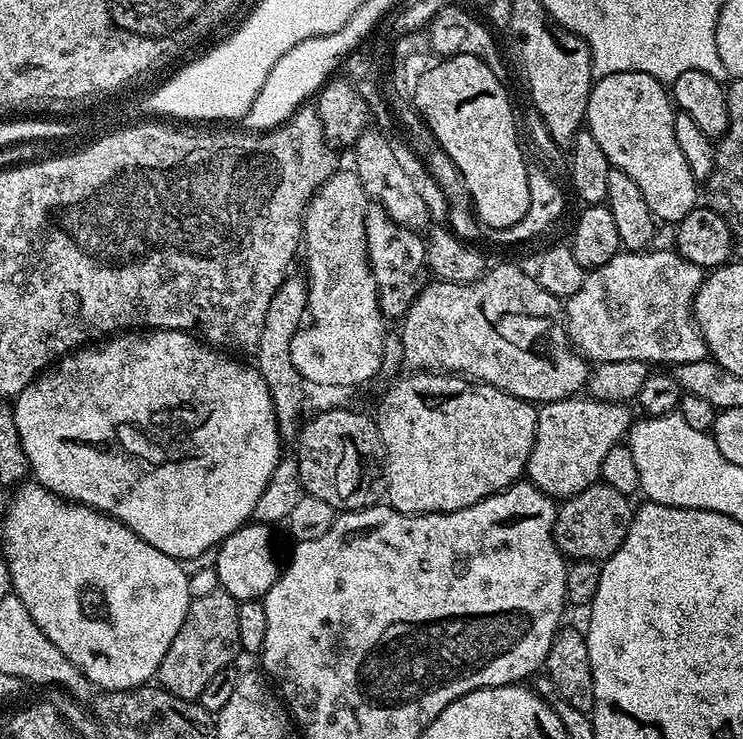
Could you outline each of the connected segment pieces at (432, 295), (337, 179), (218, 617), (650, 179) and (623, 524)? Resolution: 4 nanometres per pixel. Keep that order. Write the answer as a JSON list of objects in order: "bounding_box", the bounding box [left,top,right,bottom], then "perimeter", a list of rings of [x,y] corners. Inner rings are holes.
[{"bounding_box":[400,264,590,405],"perimeter":[[[516,264],[489,267],[472,284],[425,283],[401,324],[404,325],[400,328],[400,344],[404,347],[404,360],[412,370],[463,374],[537,405],[575,397],[579,393],[576,391],[588,382],[590,364],[568,339],[566,308],[561,297],[550,294],[535,275],[527,276]]]},{"bounding_box":[290,170,386,388],"perimeter":[[[337,170],[332,173],[332,177],[325,184],[321,184],[316,189],[304,210],[302,217],[302,252],[303,255],[304,252],[308,255],[308,272],[306,271],[308,281],[307,315],[310,319],[294,334],[294,342],[290,342],[290,354],[294,366],[309,385],[325,384],[328,388],[348,388],[351,384],[364,384],[379,370],[380,363],[384,360],[384,323],[386,323],[386,317],[380,310],[380,299],[376,293],[376,283],[372,277],[372,271],[368,265],[368,247],[366,246],[366,214],[368,213],[369,203],[370,197],[366,194],[356,171],[343,172],[343,170]]]},{"bounding_box":[155,590,240,701],"perimeter":[[[217,590],[189,603],[186,618],[182,618],[182,626],[178,626],[178,634],[174,634],[174,642],[170,642],[170,650],[166,650],[166,658],[162,658],[155,679],[159,687],[170,694],[199,701],[210,678],[214,678],[218,670],[229,667],[232,659],[240,655],[238,602],[230,594]]]},{"bounding_box":[586,72,698,222],"perimeter":[[[619,72],[601,76],[592,85],[586,117],[587,131],[594,134],[594,139],[598,141],[598,146],[602,146],[602,154],[606,154],[609,164],[634,178],[638,190],[642,190],[642,198],[646,198],[646,206],[650,206],[653,217],[660,222],[678,222],[686,218],[686,214],[690,214],[690,210],[698,204],[698,181],[694,174],[690,174],[690,166],[686,166],[682,150],[678,150],[678,138],[674,138],[675,125],[676,112],[669,89],[650,74]]]},{"bounding_box":[556,482,634,562],"perimeter":[[[597,482],[586,490],[567,497],[557,507],[556,546],[569,561],[594,560],[603,562],[622,546],[626,534],[630,530],[630,522],[634,511],[633,501],[623,496],[614,486]]]}]

